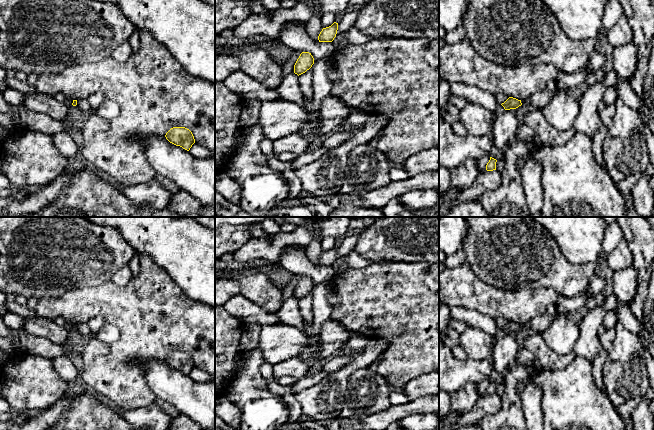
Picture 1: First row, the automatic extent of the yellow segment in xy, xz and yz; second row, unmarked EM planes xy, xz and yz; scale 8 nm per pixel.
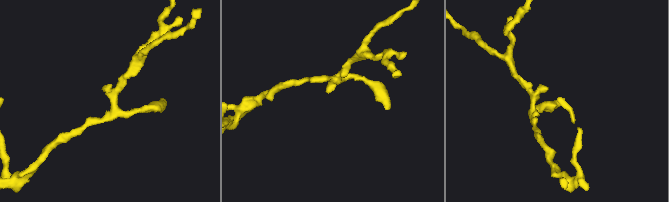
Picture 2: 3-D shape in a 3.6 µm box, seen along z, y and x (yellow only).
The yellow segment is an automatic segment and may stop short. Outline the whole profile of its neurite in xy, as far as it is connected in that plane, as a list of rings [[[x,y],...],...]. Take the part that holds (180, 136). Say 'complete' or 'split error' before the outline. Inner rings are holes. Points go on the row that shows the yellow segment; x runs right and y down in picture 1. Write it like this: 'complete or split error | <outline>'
complete | [[[173,127],[166,133],[165,137],[170,143],[180,146],[187,151],[195,143],[192,132],[185,127]]]

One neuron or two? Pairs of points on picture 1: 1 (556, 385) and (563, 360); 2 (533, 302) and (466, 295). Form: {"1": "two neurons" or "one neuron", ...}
{"1": "two neurons", "2": "one neuron"}

